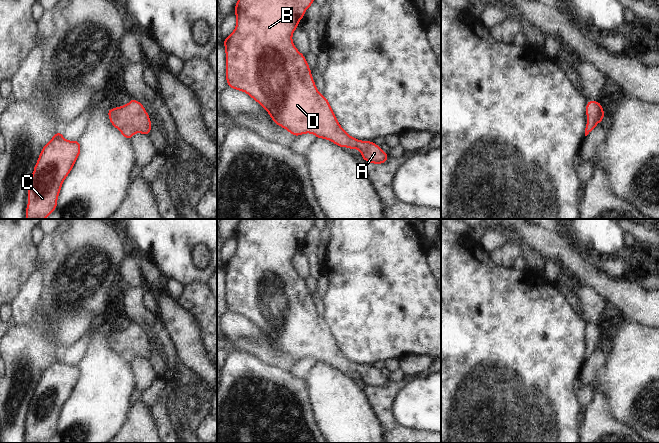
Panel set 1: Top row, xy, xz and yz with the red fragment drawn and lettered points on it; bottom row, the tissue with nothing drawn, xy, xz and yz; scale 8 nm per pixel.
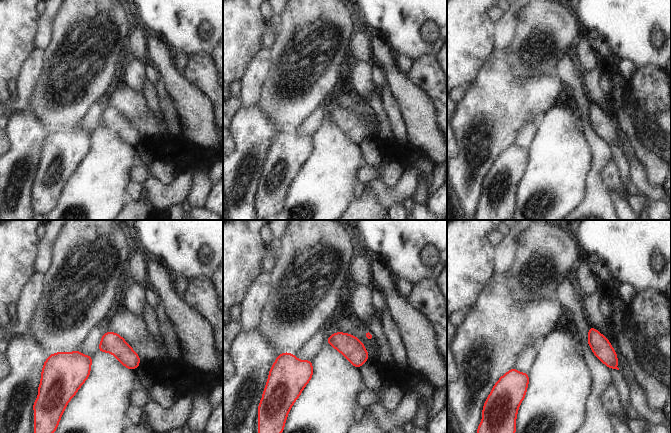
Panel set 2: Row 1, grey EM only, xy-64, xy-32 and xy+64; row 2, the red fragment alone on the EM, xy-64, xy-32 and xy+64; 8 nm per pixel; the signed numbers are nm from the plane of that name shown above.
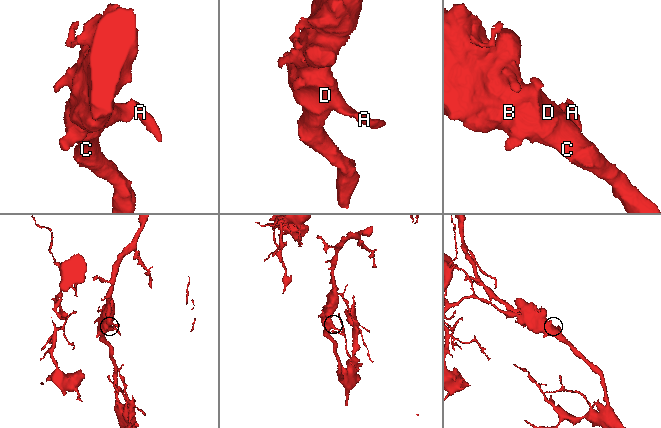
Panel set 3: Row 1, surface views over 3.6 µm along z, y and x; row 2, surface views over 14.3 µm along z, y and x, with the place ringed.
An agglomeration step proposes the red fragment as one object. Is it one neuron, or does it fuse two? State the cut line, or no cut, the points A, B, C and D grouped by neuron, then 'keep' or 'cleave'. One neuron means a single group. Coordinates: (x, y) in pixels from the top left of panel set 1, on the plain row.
no cut; A B C D; keep

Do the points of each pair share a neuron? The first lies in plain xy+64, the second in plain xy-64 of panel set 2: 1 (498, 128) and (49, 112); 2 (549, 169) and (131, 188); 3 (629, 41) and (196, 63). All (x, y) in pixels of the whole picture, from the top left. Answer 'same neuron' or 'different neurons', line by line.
1: different neurons
2: different neurons
3: different neurons

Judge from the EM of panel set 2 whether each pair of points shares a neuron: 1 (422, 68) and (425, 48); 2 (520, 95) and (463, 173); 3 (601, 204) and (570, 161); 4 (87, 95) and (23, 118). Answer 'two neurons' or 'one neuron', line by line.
1: two neurons
2: one neuron
3: two neurons
4: two neurons

